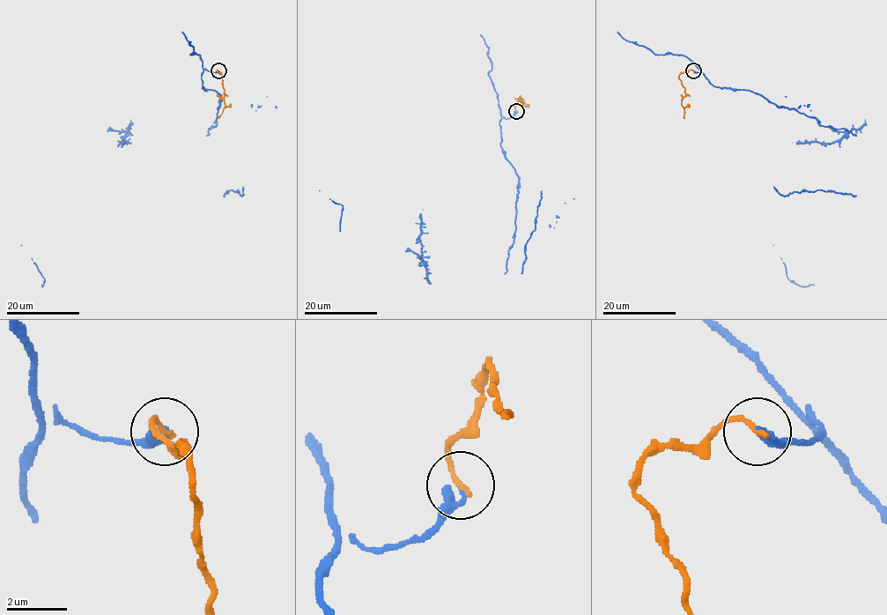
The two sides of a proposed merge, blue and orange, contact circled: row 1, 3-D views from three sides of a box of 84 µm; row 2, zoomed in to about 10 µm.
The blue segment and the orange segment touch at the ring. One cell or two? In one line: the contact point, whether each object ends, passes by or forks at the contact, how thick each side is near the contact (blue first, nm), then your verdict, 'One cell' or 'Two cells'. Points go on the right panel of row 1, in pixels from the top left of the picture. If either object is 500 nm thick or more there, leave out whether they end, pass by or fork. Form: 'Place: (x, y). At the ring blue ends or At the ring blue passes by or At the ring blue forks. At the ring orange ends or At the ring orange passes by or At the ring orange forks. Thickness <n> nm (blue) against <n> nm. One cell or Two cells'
Place: (693, 70). At the ring blue ends. At the ring orange ends. Thickness 140 nm (blue) against 170 nm. One cell

